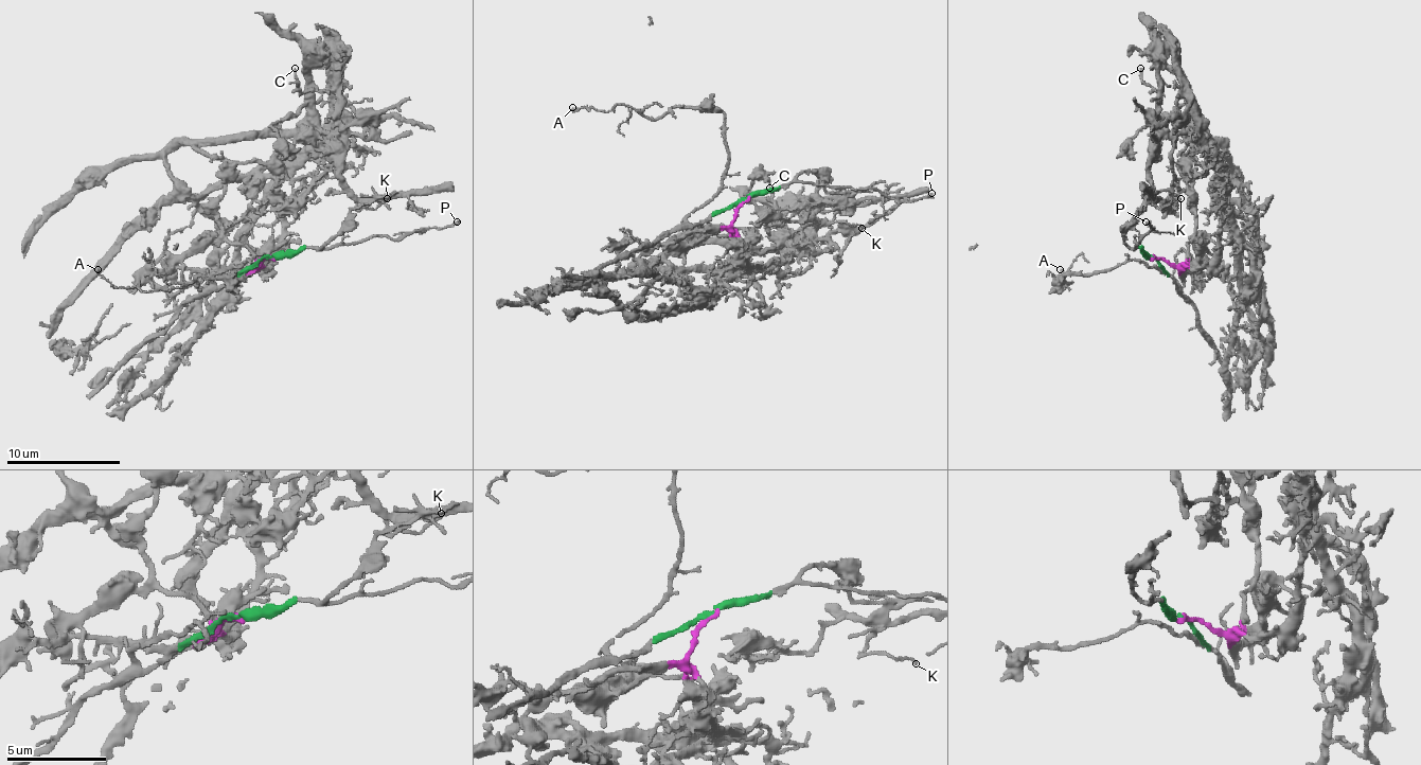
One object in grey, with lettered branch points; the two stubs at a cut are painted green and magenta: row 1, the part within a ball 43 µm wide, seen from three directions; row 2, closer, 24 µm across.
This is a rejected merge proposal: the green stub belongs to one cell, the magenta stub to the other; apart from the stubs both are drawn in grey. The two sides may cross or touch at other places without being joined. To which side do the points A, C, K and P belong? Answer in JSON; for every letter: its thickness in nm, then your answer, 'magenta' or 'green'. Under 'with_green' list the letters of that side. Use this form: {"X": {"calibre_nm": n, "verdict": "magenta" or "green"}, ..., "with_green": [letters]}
{"A": {"calibre_nm": 120, "verdict": "green"}, "C": {"calibre_nm": 150, "verdict": "magenta"}, "K": {"calibre_nm": 110, "verdict": "magenta"}, "P": {"calibre_nm": 170, "verdict": "green"}, "with_green": ["A", "P"]}

